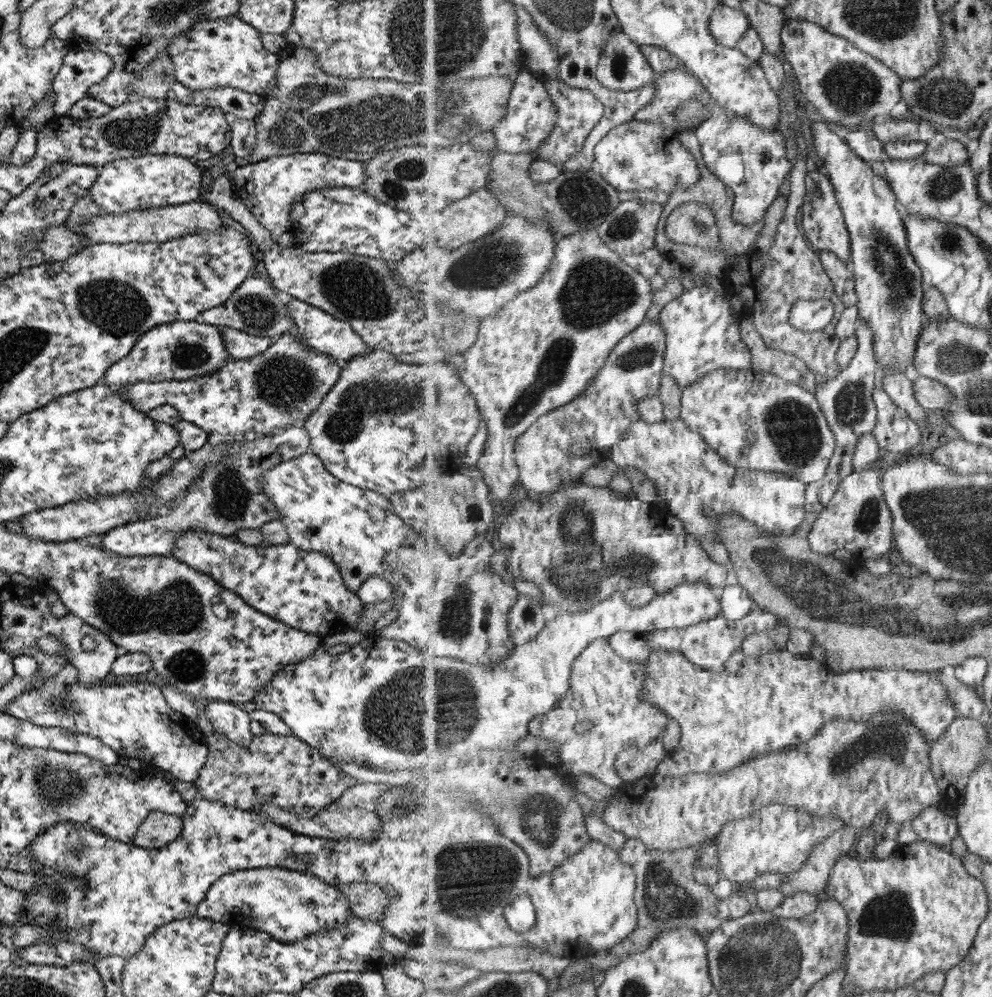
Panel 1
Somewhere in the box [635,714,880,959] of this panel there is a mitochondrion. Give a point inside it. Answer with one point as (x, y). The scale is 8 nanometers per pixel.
(664, 899)

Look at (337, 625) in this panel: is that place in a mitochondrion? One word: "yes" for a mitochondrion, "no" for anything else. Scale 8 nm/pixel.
no

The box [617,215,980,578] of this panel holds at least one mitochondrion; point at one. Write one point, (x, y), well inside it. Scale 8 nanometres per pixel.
(791, 425)

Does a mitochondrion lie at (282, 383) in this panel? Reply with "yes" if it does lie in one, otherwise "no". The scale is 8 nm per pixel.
yes

